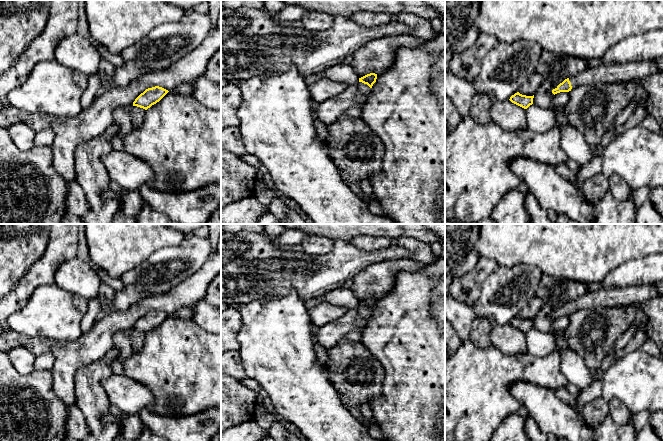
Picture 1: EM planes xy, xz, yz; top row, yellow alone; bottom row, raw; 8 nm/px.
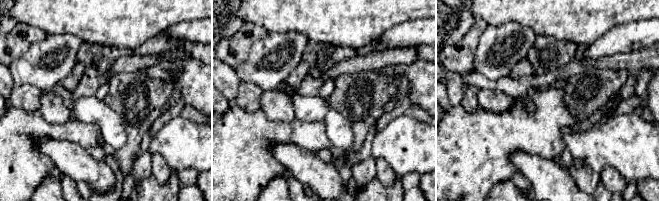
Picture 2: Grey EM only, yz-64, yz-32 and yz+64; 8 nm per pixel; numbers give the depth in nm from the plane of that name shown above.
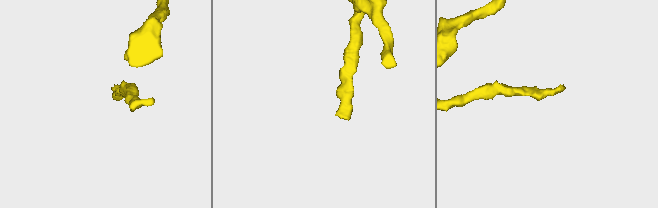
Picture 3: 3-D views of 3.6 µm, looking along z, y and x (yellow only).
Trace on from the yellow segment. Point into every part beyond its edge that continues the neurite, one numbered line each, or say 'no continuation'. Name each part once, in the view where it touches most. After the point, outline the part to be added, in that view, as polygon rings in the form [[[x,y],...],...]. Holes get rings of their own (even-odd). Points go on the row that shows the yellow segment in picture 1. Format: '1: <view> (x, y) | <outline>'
1: yz (636, 71) | [[[635,61],[587,68],[569,77],[572,88],[596,83],[639,82],[659,72],[654,61]]]

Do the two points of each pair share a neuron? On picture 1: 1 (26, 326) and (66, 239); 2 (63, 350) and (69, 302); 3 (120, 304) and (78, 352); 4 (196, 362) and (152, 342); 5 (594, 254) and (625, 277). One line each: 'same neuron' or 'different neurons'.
1: different neurons
2: different neurons
3: different neurons
4: same neuron
5: different neurons

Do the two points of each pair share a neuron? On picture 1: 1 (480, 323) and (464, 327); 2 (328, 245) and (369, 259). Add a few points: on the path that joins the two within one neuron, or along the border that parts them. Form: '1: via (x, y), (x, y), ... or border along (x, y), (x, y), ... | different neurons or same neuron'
1: border along (475, 317), (468, 338) | different neurons
2: border along (334, 240), (329, 252), (310, 253) | different neurons

